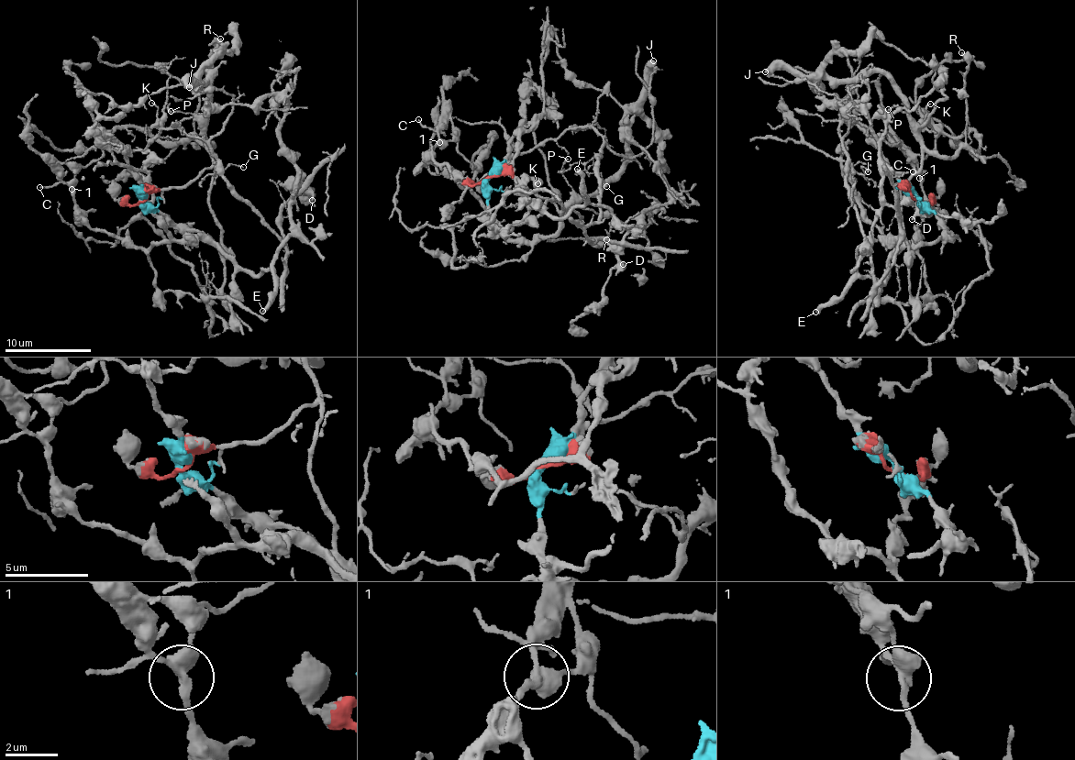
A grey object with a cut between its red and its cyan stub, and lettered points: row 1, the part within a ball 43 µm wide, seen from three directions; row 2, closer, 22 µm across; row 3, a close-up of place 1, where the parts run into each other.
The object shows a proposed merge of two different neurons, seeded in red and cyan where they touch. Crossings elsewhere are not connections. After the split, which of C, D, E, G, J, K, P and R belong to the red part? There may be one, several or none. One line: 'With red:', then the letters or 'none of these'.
With red: J, K, P, R

